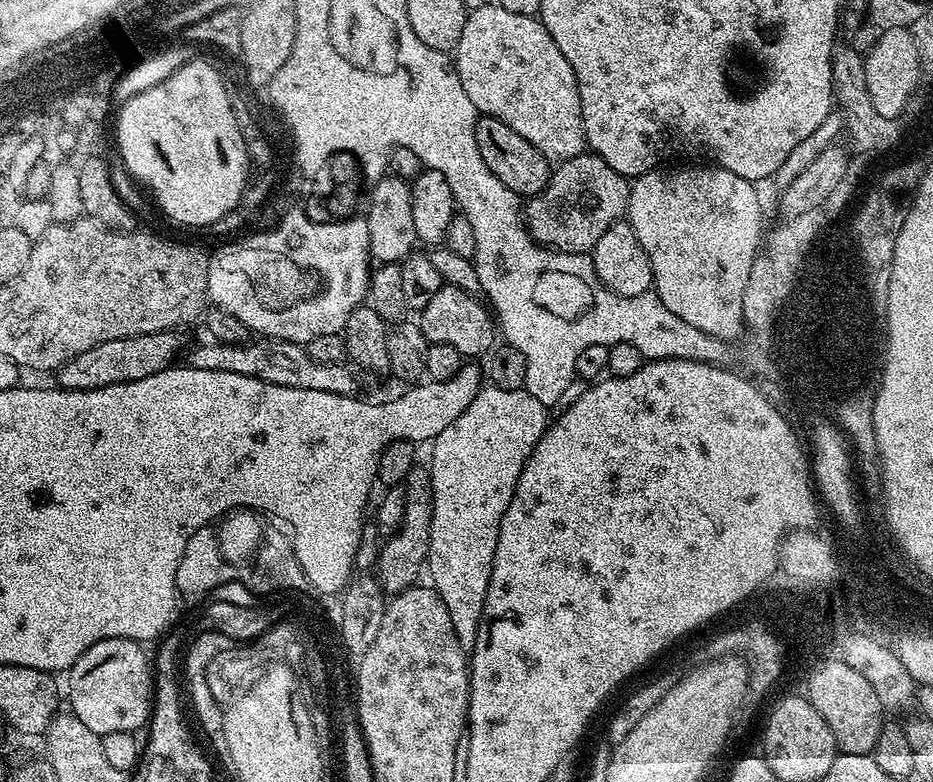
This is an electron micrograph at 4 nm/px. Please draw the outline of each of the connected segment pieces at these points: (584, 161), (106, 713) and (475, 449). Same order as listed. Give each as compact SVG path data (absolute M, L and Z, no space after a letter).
M585 150L553 167L548 185L526 204L528 232L538 244L555 252L591 253L598 238L628 211L629 177L618 174L600 156Z
M106 638L102 642L94 642L90 650L86 650L74 662L66 673L66 704L70 712L82 722L87 729L102 737L115 732L139 733L147 725L152 714L154 699L154 668L150 656L143 652L141 645L135 640L126 638Z
M484 386L474 402L431 441L434 518L430 522L426 576L446 602L454 634L465 650L471 650L474 638L478 638L500 523L534 446L548 428L548 412L529 392Z

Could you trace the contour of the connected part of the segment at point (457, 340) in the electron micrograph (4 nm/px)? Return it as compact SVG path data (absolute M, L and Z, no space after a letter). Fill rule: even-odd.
M444 283L438 294L434 294L434 298L430 298L430 302L426 302L418 314L420 329L429 344L454 346L454 350L458 350L465 358L480 358L491 352L498 340L498 328L493 313L476 299L473 293Z

